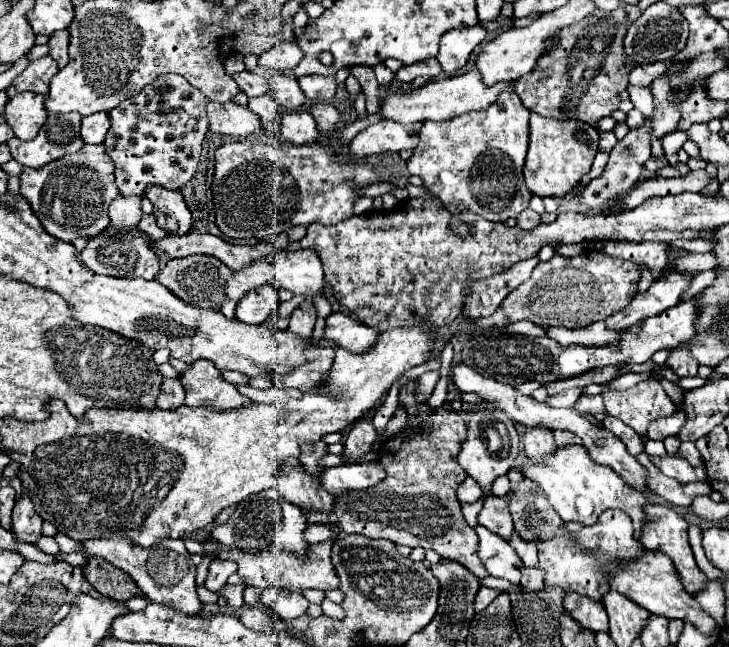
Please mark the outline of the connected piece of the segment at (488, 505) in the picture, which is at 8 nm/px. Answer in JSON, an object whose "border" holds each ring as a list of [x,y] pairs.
{"border":[[[488,497],[484,499],[484,507],[478,515],[478,523],[488,531],[496,533],[498,537],[510,541],[512,537],[512,517],[506,505],[506,497]]]}

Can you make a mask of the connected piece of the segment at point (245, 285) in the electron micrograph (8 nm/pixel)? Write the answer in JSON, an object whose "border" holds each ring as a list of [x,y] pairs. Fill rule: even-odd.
{"border":[[[266,259],[254,261],[254,265],[248,265],[246,269],[232,273],[232,277],[226,281],[226,291],[224,291],[226,299],[220,307],[220,313],[228,319],[236,319],[235,309],[238,301],[250,289],[256,289],[256,287],[272,283],[272,281],[274,281],[274,269],[272,269],[272,263]]]}

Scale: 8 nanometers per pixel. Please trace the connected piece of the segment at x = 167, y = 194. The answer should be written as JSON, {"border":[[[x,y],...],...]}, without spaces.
{"border":[[[148,187],[146,197],[154,205],[158,227],[170,235],[186,235],[192,229],[190,209],[186,207],[180,191],[168,191],[164,187]]]}

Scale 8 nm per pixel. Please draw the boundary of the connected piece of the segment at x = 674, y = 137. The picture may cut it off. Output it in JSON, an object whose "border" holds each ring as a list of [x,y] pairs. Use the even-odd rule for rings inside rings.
{"border":[[[685,131],[672,132],[662,139],[665,158],[671,166],[678,169],[681,178],[686,177],[690,169],[686,164],[682,164],[678,161],[677,151],[682,148],[687,140],[688,136]]]}

